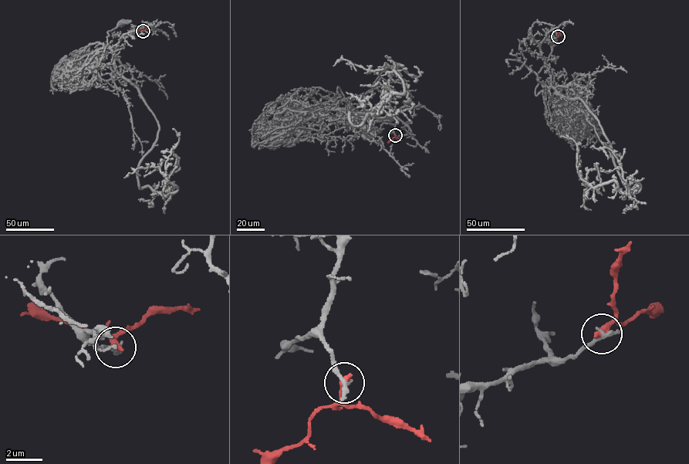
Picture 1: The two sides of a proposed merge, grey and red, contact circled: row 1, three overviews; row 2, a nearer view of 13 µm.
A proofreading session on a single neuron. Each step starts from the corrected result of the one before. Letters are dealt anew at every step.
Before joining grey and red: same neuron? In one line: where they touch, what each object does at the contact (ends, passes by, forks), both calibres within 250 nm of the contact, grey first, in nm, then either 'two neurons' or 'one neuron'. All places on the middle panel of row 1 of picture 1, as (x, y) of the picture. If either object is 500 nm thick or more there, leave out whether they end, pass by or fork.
at (395, 135); grey ends there; red ends there; 320 nm thick on the grey side, 440 nm on the other; two neurons

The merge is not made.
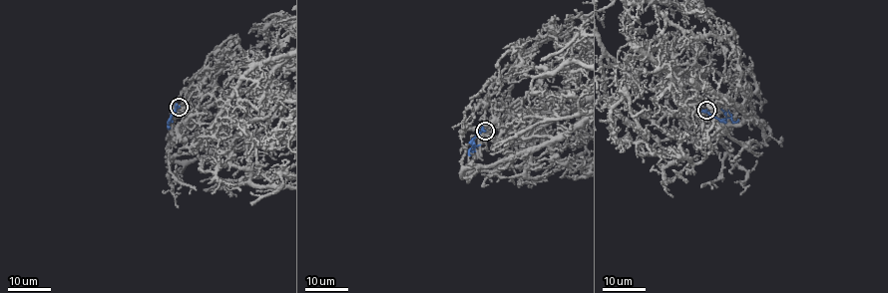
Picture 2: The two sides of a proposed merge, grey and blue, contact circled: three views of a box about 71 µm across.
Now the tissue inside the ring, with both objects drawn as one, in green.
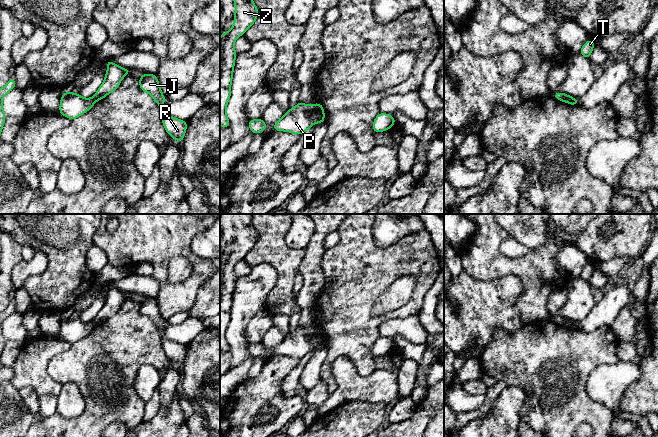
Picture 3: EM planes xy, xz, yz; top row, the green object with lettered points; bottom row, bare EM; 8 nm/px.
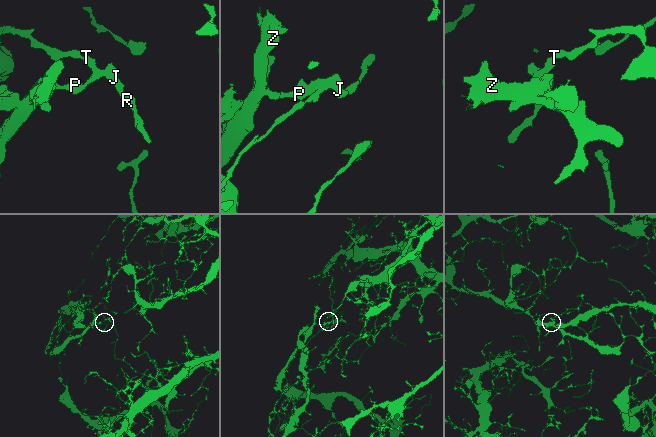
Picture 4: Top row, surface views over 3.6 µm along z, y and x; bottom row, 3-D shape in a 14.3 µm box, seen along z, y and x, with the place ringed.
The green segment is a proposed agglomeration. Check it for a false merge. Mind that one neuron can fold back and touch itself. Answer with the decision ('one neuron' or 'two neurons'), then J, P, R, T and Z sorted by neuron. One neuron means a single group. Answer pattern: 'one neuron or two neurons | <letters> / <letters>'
two neurons | J R T / P Z

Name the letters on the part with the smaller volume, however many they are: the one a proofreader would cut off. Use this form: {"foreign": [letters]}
{"foreign": ["P", "Z"]}

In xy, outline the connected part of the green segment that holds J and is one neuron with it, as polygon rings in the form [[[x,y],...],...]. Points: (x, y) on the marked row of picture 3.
[[[145,74],[139,78],[140,89],[149,93],[161,110],[161,117],[163,126],[166,132],[181,143],[184,139],[184,135],[187,129],[187,121],[183,121],[172,116],[167,115],[164,112],[164,100],[166,97],[162,94],[158,79],[155,74]]]

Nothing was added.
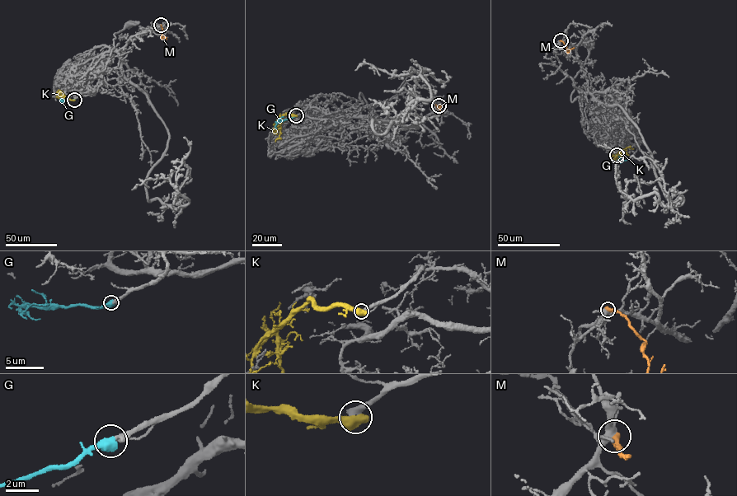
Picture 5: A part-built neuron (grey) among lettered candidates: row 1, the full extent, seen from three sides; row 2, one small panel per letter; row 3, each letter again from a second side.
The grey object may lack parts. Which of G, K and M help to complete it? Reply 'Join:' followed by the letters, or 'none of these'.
Join: G

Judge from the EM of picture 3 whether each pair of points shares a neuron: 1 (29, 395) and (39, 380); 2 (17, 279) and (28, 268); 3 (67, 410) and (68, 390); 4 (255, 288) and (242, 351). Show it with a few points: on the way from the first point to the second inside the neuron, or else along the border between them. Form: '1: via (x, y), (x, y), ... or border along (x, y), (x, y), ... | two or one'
1: border along (19, 389), (30, 387), (39, 396) | two
2: via (20, 276), (25, 271) | one
3: via (68, 405), (68, 395) | one
4: via (246, 304), (239, 320), (239, 335) | one

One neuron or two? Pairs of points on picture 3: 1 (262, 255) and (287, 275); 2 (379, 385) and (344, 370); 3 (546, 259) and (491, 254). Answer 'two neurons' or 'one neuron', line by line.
1: one neuron
2: one neuron
3: one neuron

